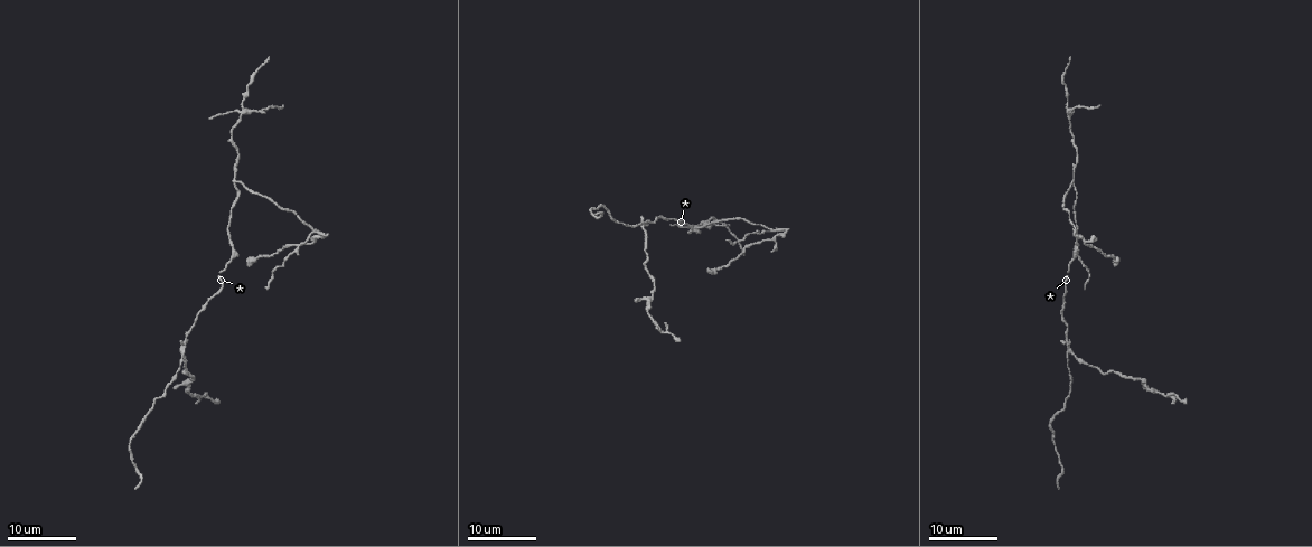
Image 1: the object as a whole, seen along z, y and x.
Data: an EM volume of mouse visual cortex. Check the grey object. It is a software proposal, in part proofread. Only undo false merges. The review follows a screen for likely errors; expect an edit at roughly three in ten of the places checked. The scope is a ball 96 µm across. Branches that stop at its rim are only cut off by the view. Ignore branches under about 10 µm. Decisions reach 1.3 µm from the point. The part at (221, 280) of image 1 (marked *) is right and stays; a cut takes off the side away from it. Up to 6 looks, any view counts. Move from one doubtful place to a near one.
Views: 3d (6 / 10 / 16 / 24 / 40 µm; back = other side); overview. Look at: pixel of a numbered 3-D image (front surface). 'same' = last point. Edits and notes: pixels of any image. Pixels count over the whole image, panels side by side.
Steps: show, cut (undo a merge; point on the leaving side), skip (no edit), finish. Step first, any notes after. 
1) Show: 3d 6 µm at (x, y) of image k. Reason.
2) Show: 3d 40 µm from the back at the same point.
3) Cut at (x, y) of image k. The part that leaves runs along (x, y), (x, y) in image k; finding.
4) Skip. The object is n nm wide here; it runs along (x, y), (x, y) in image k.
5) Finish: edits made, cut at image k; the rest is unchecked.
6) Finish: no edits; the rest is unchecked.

Show: 3d 24 µm at (236, 180) of image 1. Three-way junction.

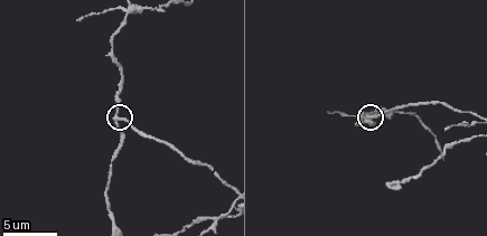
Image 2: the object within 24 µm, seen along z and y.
Show: 3d 10 µm at (118, 120) of image 2. Zoom in.

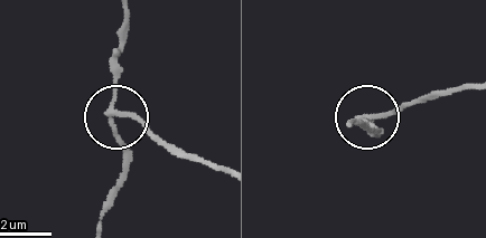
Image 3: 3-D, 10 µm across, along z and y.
Cut at (145, 129) of image 3. The part that leaves runs along (113, 111), (131, 113), (162, 139), (221, 167) in image 3; a second neuron is stuck on.

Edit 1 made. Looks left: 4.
Show: 3d 16 µm at (124, 19) of image 2. Sudden change in width.

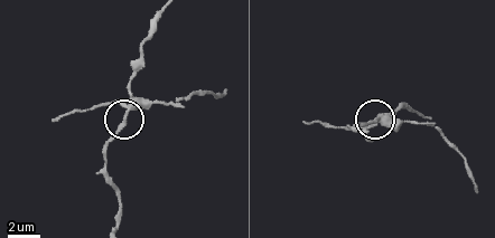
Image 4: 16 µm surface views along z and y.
Cut at (114, 103) of image 4. The part that leaves runs along (137, 102), (175, 102), (195, 94), (226, 92) in image 4; two neurons meet here.

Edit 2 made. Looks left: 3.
Show: overview. Redraw.

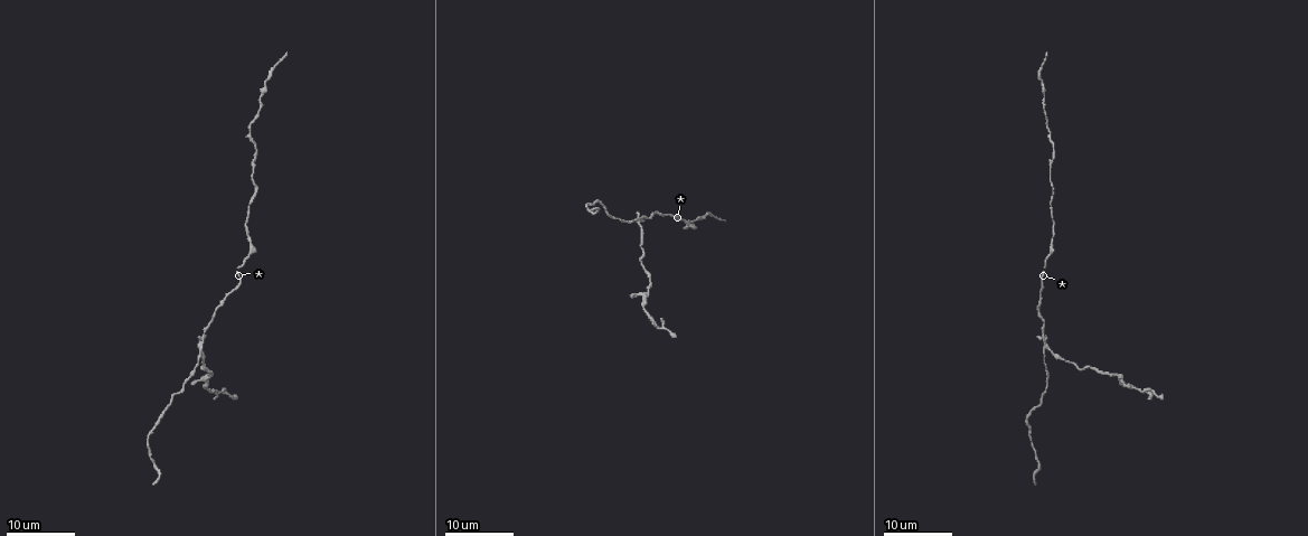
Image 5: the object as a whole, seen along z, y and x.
Show: 3d 16 µm at (1047, 345) of image 5. Arms part here.

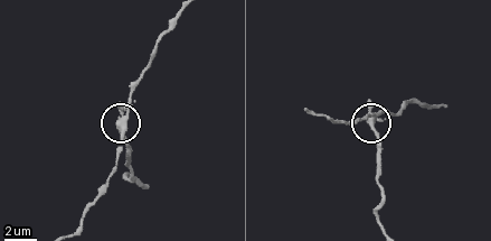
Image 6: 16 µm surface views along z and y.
Show: 3d 6 µm at (372, 120) of image 6.

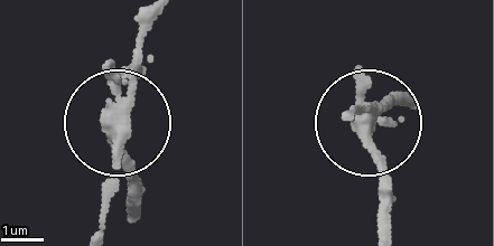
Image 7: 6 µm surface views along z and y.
Cut at (108, 62) of image 7. The object is 310 nm wide here; the part that leaves runs along (372, 114), (382, 228) in image 7; a second neuron is stuck on.

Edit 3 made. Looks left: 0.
Finish: edits made, cut at image 3, cut at image 4, cut at image 7; the rest is unchecked.

